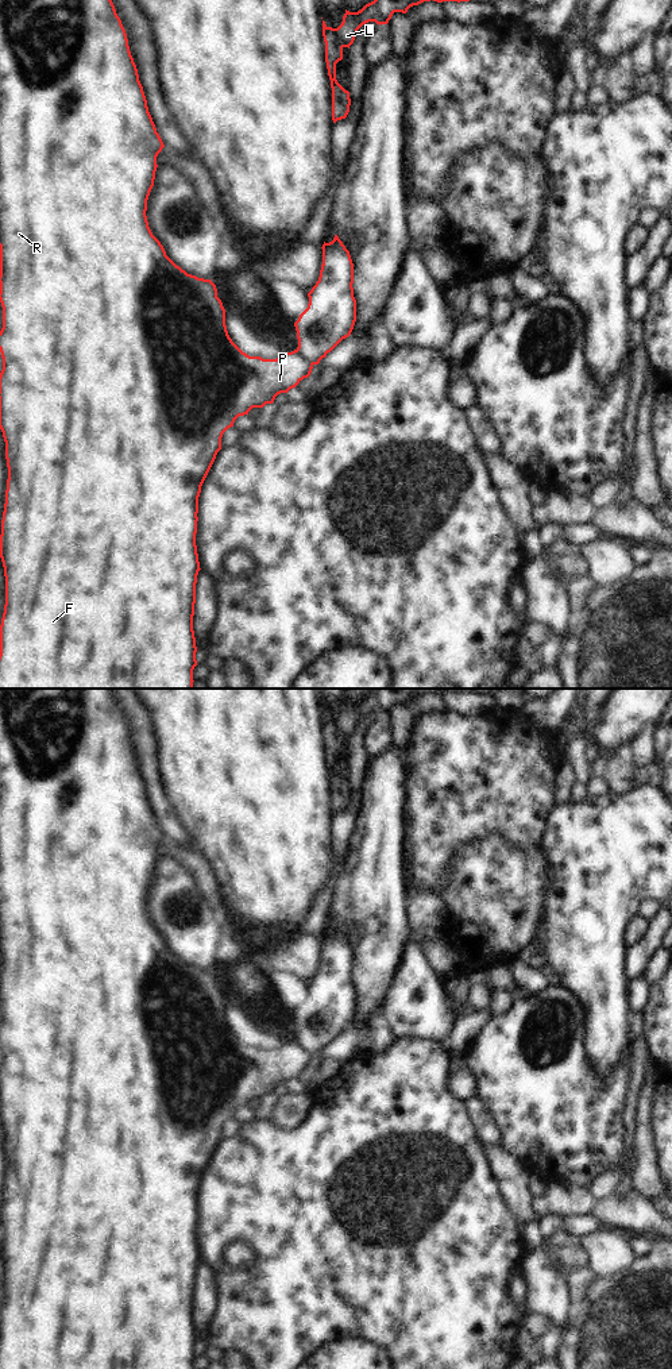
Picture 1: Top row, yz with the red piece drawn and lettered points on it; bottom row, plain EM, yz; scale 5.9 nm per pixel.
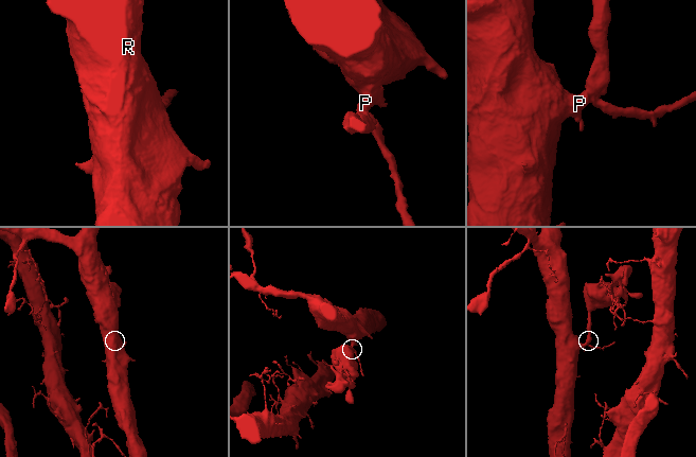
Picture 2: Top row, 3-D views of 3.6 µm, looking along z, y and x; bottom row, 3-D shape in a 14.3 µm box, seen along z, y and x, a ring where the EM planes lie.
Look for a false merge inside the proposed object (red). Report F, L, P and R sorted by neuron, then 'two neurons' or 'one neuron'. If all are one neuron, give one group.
groups F P R / L; two neurons

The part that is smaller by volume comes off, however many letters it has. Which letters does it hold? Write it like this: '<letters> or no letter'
L

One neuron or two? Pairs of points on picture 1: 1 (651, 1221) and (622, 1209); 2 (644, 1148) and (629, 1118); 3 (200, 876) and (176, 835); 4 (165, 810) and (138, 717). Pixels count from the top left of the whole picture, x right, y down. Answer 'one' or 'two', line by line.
1: one
2: two
3: two
4: one

